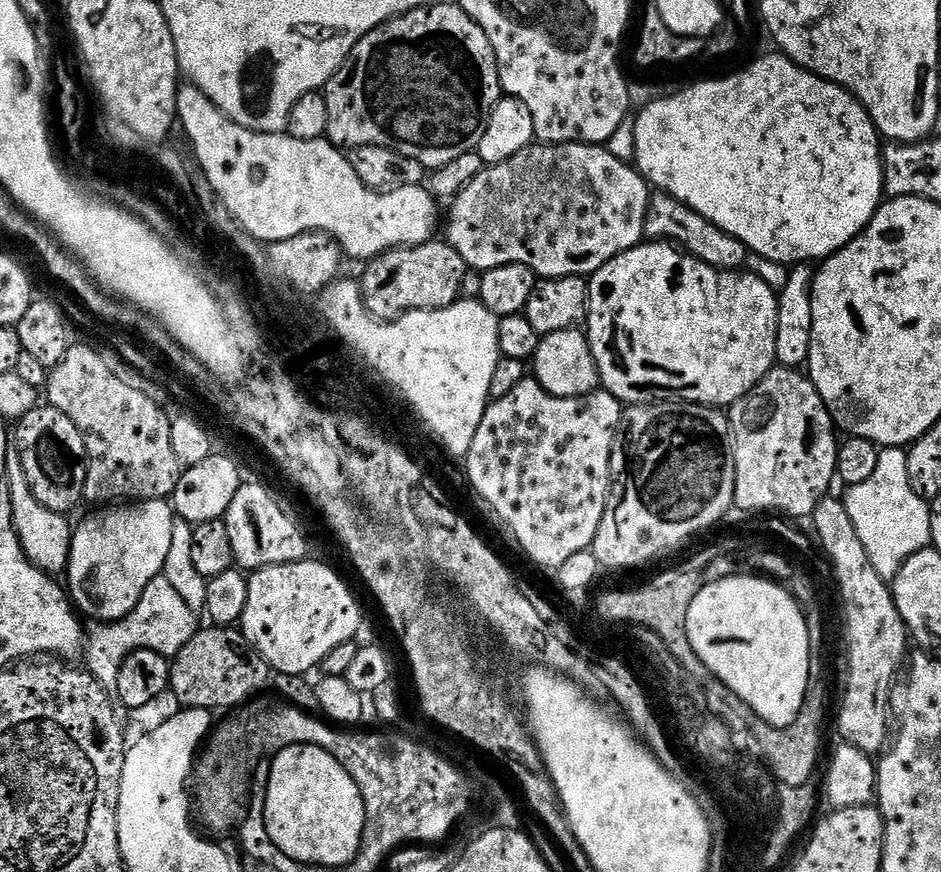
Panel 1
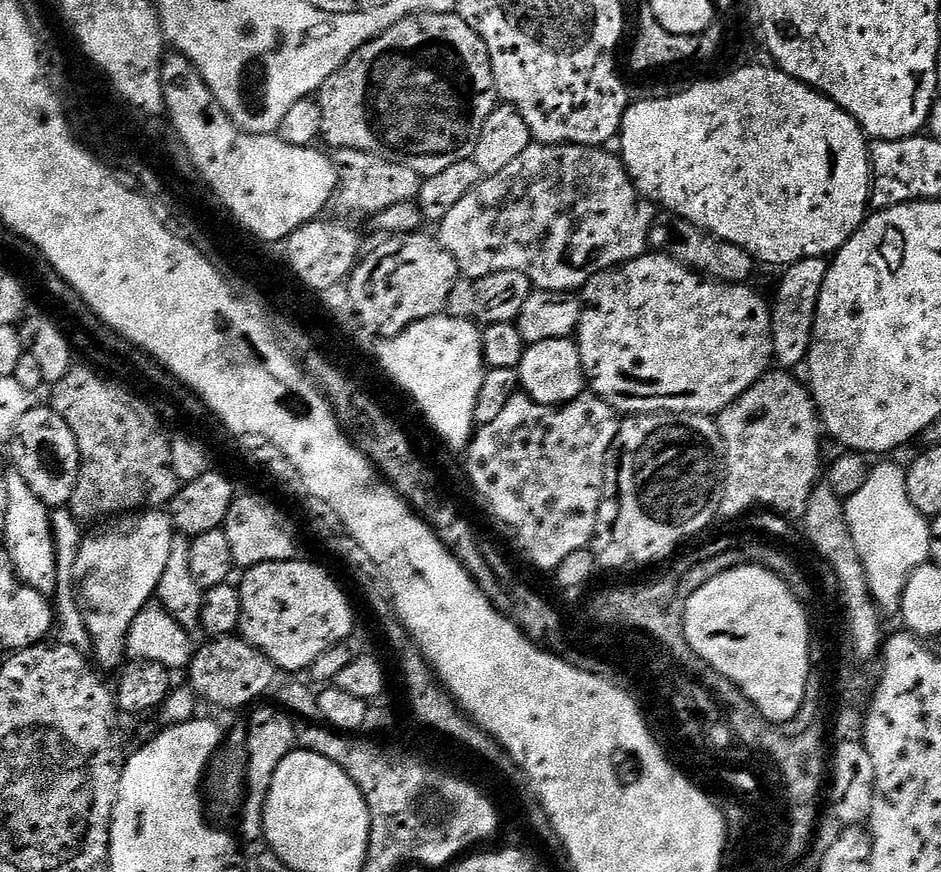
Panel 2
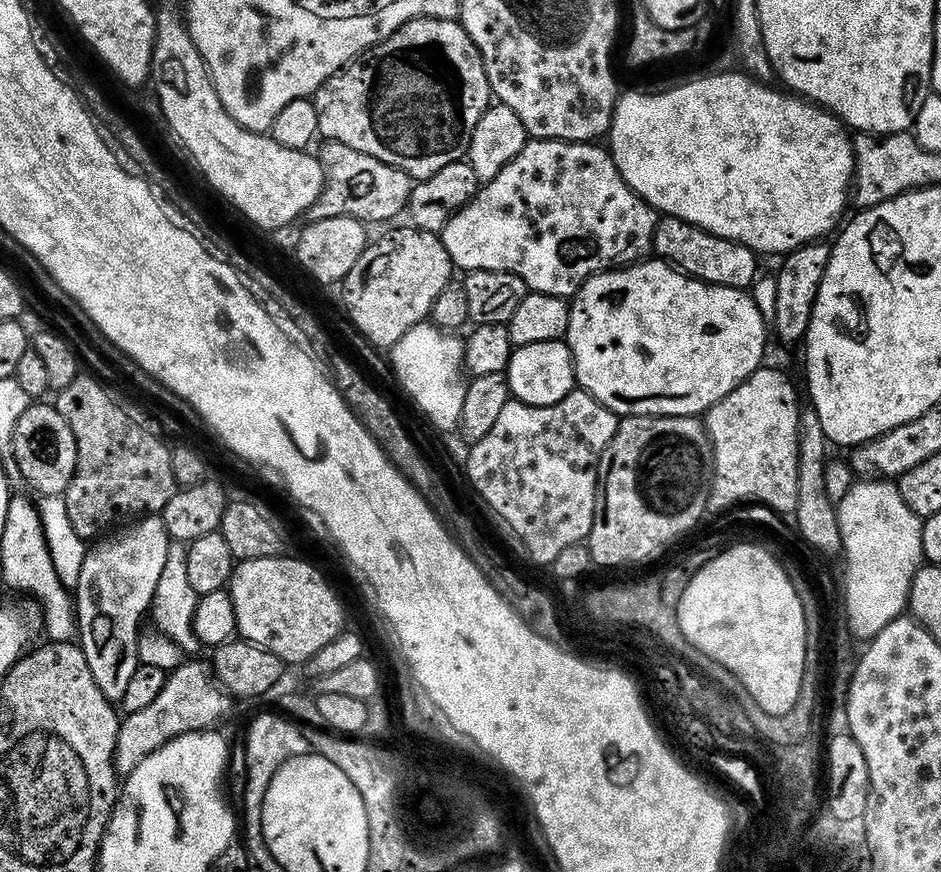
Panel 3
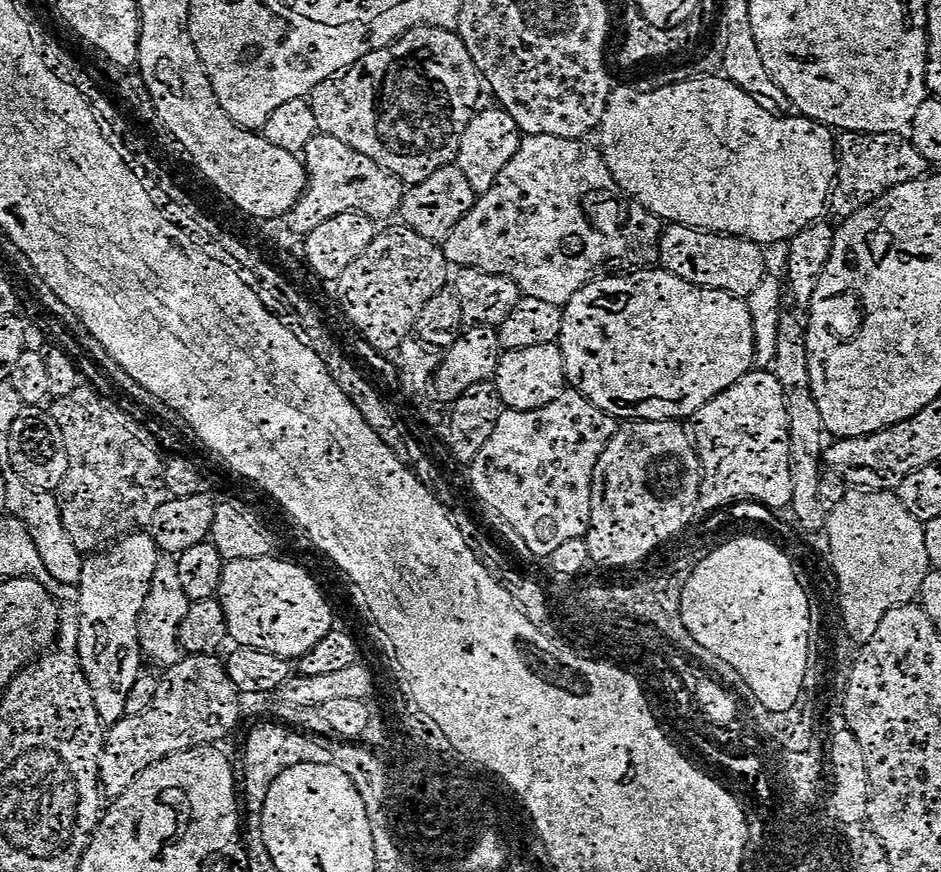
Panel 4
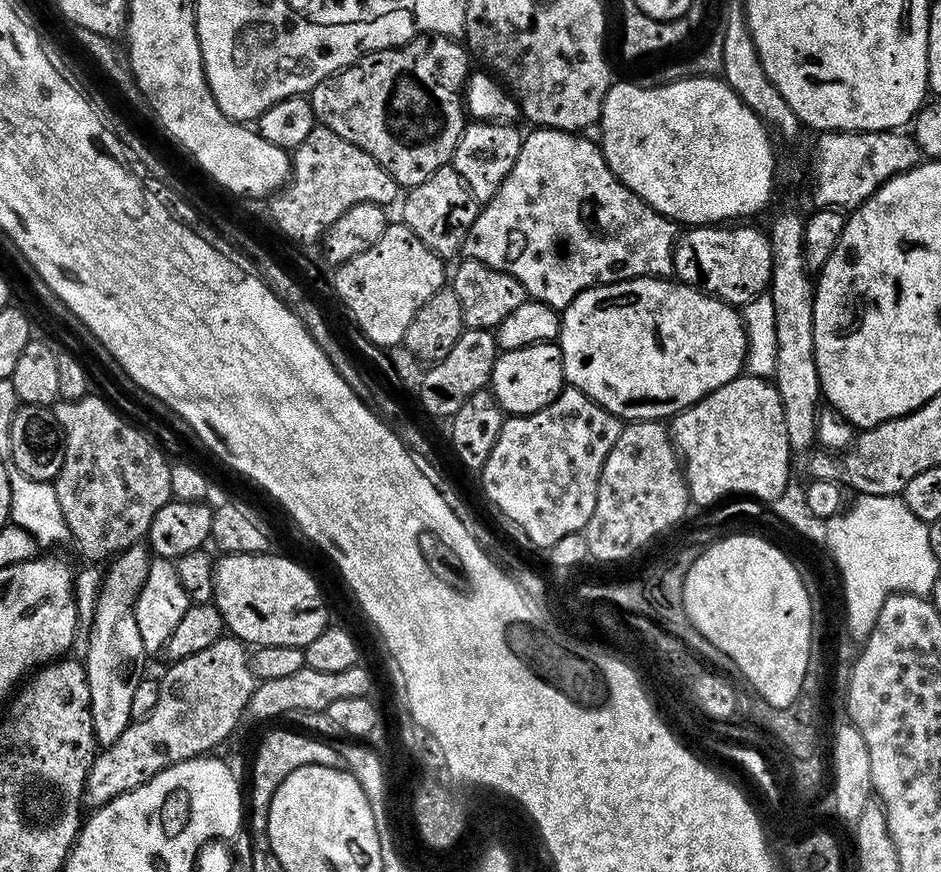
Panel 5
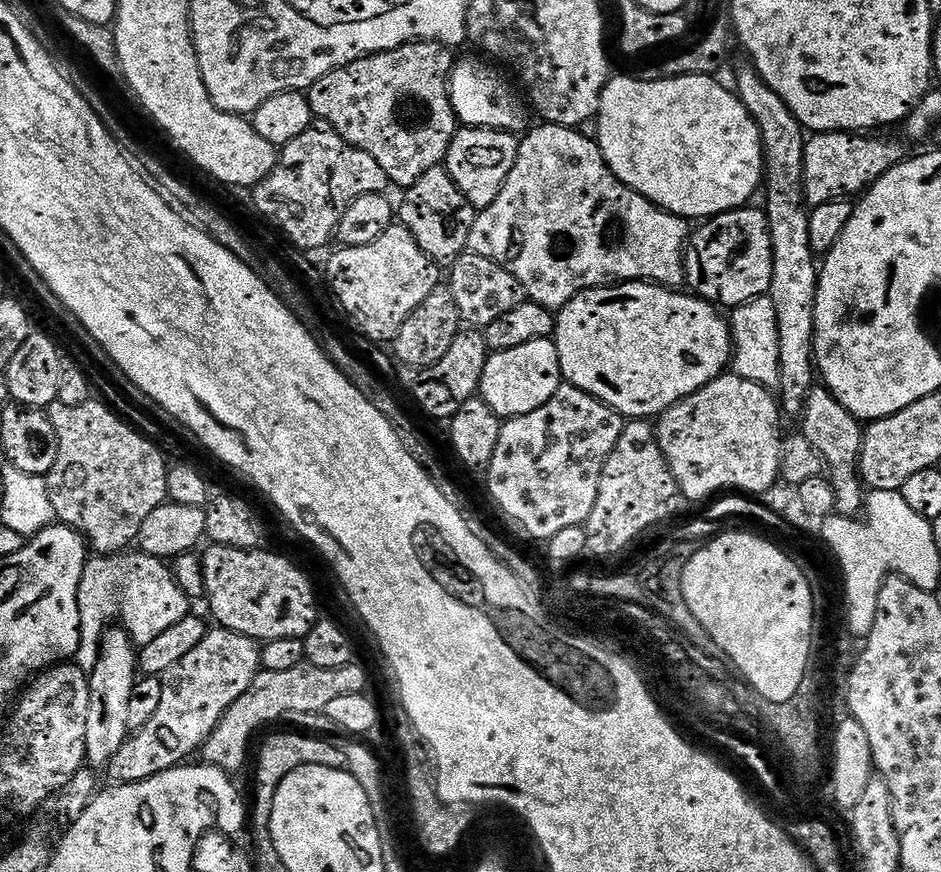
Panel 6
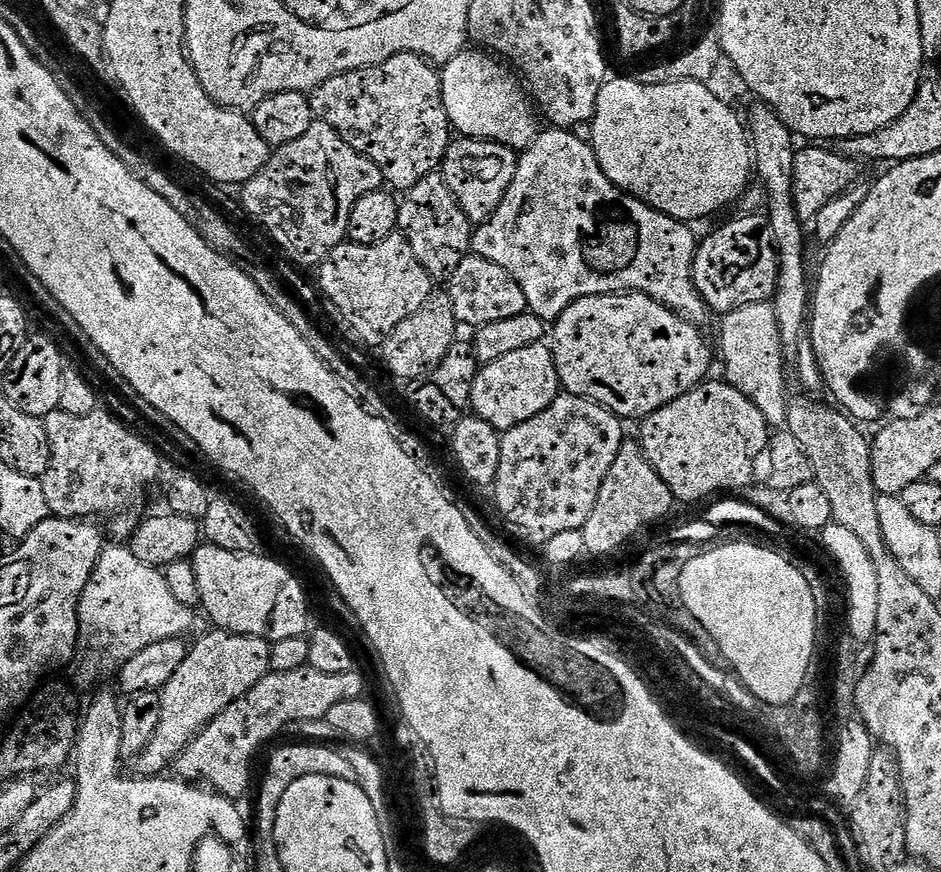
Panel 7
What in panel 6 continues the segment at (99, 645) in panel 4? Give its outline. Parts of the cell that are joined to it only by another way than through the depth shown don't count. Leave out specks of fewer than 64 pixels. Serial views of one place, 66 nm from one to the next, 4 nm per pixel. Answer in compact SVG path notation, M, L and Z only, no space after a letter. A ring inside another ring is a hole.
M109 627L100 644L100 661L91 669L90 710L88 711L88 758L87 763L100 768L111 765L124 741L130 735L128 715L132 690L138 683L138 648L123 627Z

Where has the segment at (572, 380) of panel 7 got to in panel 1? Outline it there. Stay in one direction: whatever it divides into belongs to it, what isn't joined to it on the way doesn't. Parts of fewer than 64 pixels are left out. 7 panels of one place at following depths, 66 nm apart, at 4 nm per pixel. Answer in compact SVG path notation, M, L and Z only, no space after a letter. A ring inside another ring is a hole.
M642 242L638 247L626 250L614 258L610 262L606 262L606 266L602 266L597 270L586 284L586 313L584 316L584 333L588 337L589 348L593 354L593 360L597 366L597 374L600 376L600 384L603 391L610 393L613 398L620 401L624 406L684 406L680 404L701 404L704 408L724 408L731 409L733 404L737 404L742 397L747 396L749 392L755 388L756 383L768 375L776 364L776 343L778 342L778 314L780 313L780 302L778 299L777 289L772 289L766 281L760 276L751 276L748 270L725 270L723 268L711 268L710 265L704 264L700 260L689 256L680 251L678 248L672 247L671 244L663 242Z

